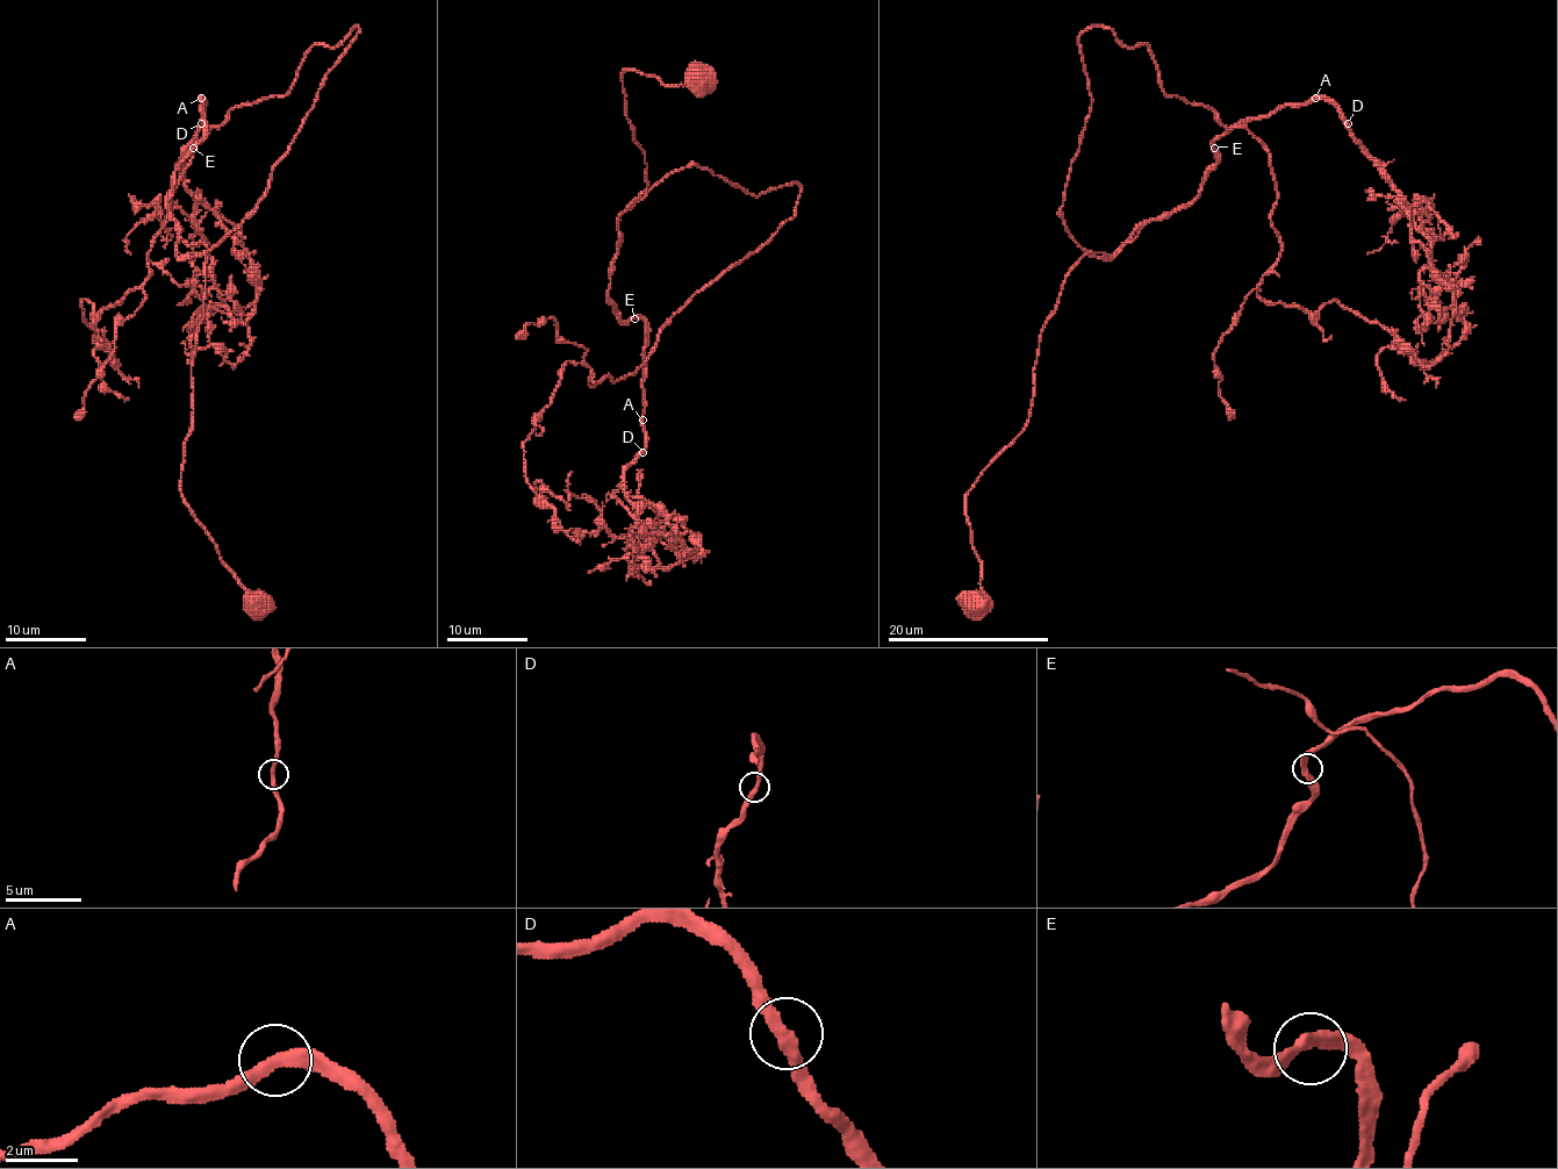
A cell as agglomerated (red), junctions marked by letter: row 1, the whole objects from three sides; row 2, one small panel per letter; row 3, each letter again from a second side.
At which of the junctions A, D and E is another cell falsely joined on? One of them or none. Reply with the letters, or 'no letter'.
no letter

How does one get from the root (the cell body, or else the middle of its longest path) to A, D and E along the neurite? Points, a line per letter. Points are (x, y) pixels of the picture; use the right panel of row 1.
A: (970, 600), (981, 561), (967, 494), (1028, 418), (1041, 329), (1065, 274), (1186, 208), (1219, 137), (1315, 98)
D: (970, 600), (981, 561), (967, 494), (1028, 418), (1065, 274), (1186, 208), (1236, 126), (1315, 99), (1348, 123)
E: (970, 600), (981, 561), (967, 494), (1028, 418), (1041, 329), (1065, 274), (1186, 208), (1214, 148)

